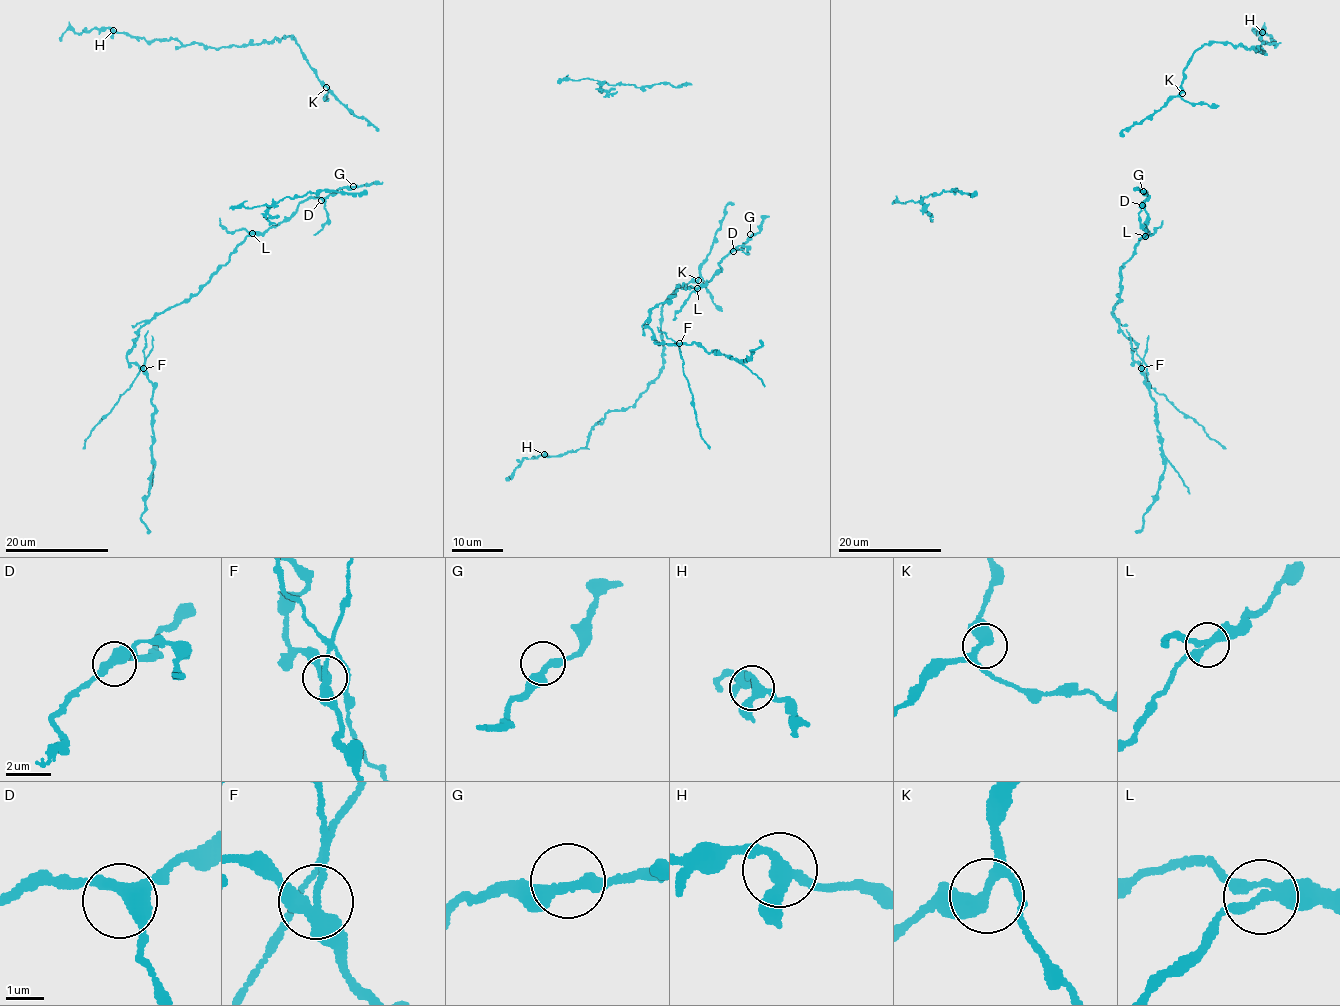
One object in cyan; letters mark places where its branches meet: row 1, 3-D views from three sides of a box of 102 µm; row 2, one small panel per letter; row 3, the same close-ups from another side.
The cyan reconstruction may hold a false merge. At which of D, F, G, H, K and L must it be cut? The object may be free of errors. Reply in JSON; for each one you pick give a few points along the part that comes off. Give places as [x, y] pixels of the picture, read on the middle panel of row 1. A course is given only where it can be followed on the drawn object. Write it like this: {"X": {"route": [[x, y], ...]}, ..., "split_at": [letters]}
{"F": {"route": [[679, 344], [683, 373], [691, 394], [701, 439], [709, 449]]}, "split_at": ["F"]}

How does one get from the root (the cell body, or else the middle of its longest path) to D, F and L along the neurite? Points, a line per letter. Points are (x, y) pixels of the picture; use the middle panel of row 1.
D: (752, 236), (740, 249), (733, 251)
F: (752, 236), (721, 259), (704, 284), (683, 283), (652, 307), (647, 326), (656, 344), (679, 344)
L: (752, 236), (740, 249), (730, 251), (721, 259), (720, 269), (697, 288)

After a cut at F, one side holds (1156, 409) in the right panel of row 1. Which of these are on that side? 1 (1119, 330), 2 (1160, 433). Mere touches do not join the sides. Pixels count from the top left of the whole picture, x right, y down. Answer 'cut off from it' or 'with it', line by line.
1: with it
2: with it

